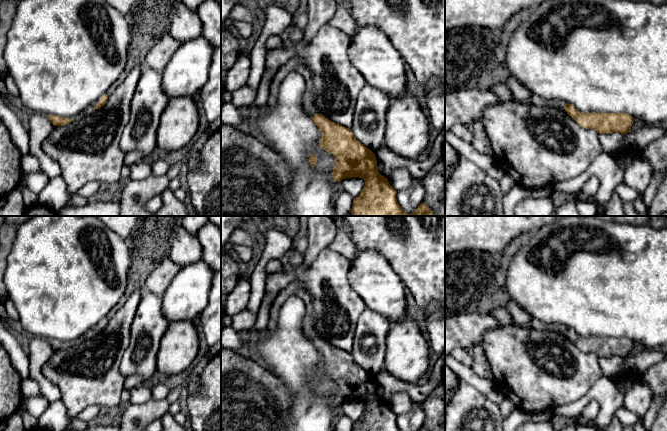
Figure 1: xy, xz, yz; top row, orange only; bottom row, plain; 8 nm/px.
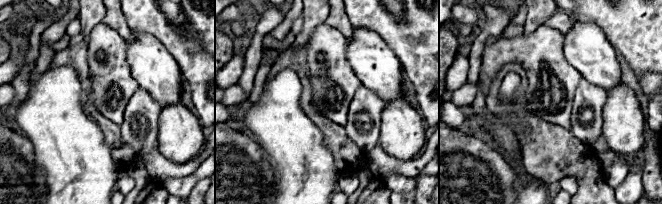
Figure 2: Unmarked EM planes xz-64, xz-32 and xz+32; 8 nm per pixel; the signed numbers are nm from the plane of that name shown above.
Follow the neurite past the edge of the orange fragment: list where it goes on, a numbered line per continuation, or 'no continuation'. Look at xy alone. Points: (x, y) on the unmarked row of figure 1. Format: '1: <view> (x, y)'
1: xy (90, 334)

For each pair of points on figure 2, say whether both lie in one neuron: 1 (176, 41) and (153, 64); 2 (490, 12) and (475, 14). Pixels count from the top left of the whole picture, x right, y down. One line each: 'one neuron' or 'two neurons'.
1: two neurons
2: two neurons

